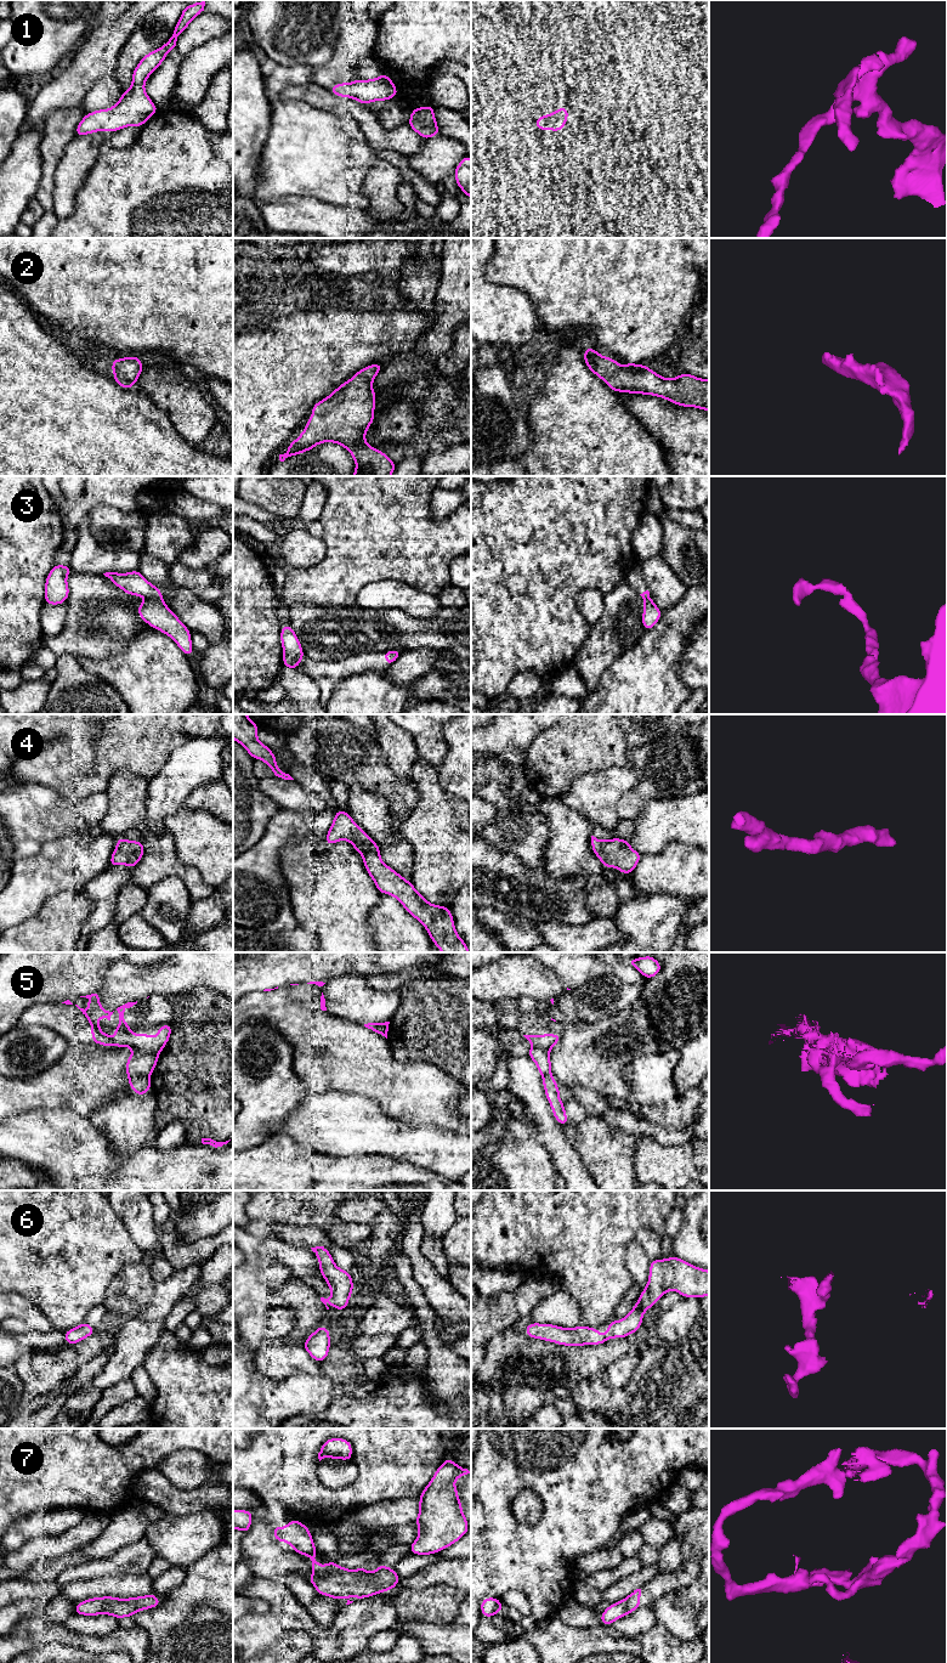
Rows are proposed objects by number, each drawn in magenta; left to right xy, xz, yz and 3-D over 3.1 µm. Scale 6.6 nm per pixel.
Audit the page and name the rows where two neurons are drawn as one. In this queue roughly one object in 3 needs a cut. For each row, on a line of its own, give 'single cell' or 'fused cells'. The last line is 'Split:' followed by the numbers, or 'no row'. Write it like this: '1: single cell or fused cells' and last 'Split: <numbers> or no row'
1: single cell
2: single cell
3: fused cells
4: single cell
5: fused cells
6: single cell
7: single cell
Split: 3, 5

